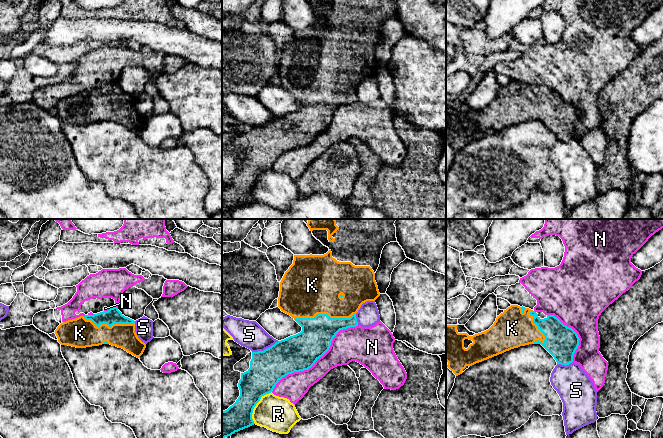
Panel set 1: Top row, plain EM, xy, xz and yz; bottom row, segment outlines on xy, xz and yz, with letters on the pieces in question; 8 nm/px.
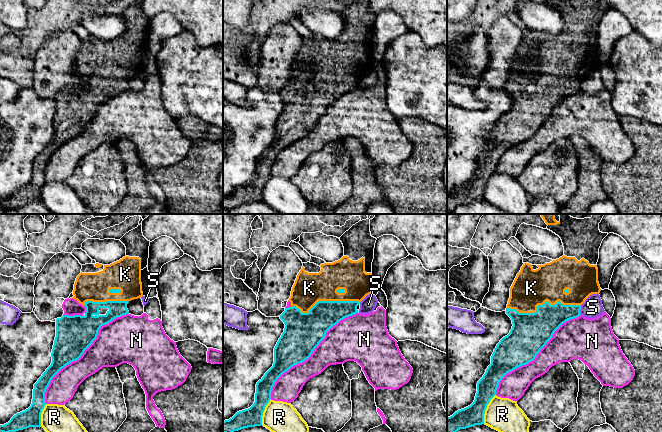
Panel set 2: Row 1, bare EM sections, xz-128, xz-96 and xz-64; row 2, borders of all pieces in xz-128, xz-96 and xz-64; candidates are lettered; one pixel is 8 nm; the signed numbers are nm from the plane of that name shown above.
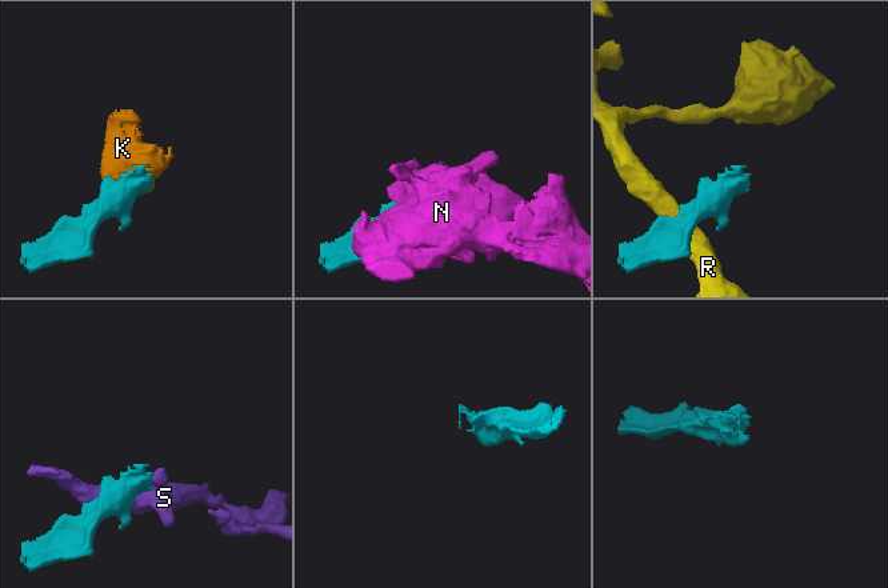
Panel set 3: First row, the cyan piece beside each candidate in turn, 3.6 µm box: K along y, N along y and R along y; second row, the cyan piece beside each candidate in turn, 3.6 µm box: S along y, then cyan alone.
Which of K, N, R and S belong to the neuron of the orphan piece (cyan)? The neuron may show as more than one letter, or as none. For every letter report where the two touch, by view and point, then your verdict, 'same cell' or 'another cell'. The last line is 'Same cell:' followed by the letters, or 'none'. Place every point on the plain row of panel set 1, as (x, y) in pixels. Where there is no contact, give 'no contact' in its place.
K: xz (324, 90) | same cell
N: xz (316, 136) | another cell
R: xz (255, 181) | another cell
S: xz (265, 125) | another cell
Same cell: K

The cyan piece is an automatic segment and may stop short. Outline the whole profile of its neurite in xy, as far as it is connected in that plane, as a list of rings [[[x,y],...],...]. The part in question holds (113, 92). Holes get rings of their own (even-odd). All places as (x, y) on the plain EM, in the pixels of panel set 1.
[[[118,83],[63,98],[55,110],[61,121],[86,124],[110,120],[137,134],[146,124],[135,108],[135,97],[125,93]]]

